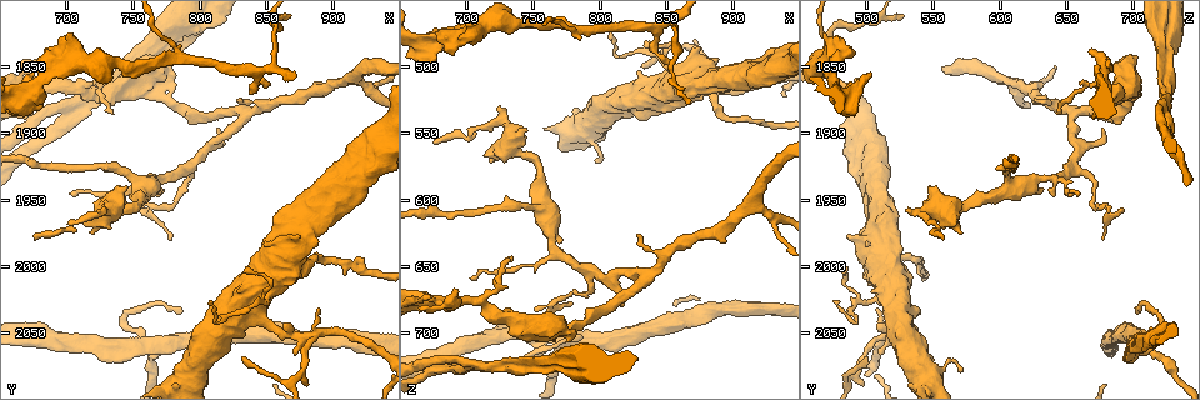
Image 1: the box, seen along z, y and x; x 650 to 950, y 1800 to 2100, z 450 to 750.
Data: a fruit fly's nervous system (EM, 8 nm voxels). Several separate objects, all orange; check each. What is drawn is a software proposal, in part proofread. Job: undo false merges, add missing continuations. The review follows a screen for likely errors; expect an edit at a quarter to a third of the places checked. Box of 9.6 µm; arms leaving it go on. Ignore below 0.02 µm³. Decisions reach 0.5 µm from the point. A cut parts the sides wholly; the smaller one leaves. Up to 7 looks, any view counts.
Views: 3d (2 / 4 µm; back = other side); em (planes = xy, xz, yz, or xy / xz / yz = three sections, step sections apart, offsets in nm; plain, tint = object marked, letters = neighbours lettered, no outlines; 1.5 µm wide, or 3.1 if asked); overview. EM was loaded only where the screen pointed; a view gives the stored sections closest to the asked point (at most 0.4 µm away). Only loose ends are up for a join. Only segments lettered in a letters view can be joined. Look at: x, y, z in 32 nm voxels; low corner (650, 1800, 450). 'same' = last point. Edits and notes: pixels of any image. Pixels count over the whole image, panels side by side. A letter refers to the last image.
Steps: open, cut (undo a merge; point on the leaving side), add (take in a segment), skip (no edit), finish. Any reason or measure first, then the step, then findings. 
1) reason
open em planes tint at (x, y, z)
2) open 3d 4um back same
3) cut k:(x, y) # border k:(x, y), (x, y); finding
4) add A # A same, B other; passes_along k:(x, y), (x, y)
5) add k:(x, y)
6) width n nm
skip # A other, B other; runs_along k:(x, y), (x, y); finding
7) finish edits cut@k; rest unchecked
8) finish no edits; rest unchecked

free end
open 3d 2um at (674, 1886, 490)

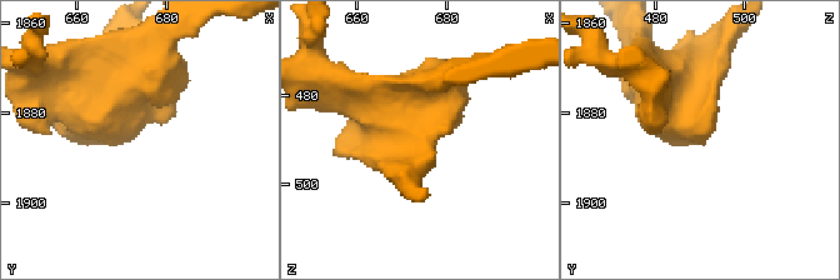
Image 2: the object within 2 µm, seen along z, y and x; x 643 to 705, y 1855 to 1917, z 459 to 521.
open em yz step 4 tint at (674, 1885, 489)

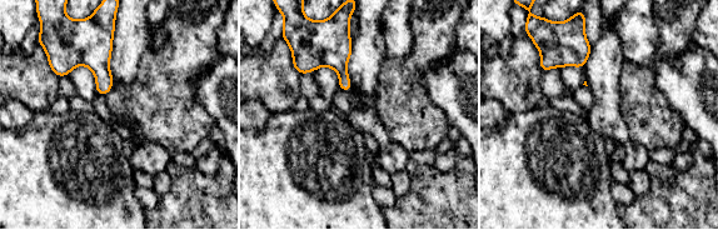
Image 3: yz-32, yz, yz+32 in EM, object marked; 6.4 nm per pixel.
open em planes letters same

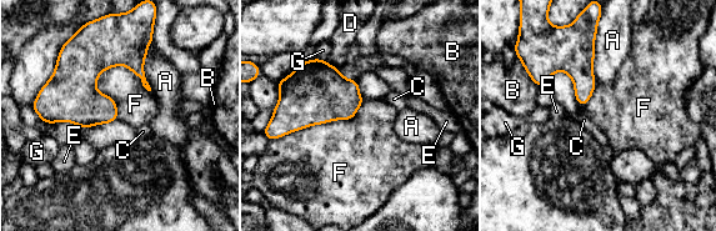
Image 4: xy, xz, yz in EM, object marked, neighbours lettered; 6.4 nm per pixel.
width 190 nm
skip # A other, B other, C other, D other, E other, F other, G other; border 4:(95, 80), (125, 65), (150, 91); none of them fits

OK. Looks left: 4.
calibre changes
open 3d 4um at (764, 1932, 630)

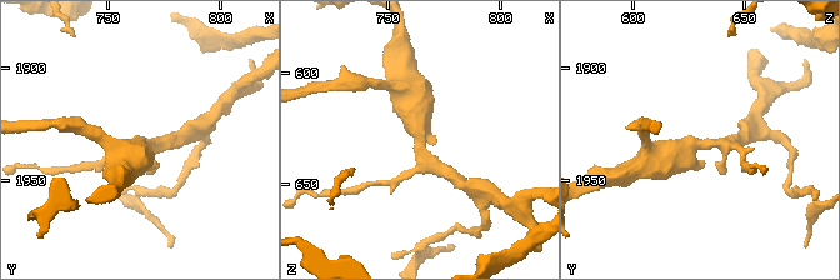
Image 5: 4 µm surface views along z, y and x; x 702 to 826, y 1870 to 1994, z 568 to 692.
open em planes tint at (763, 1934, 631)

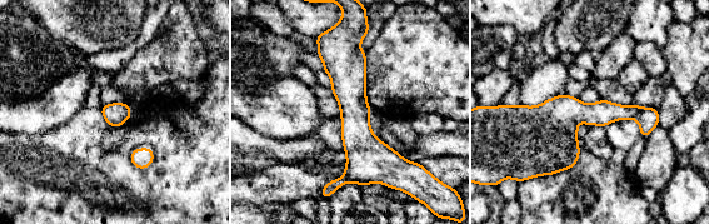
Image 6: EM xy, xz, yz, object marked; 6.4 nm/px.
see the neighbours
open em planes letters same

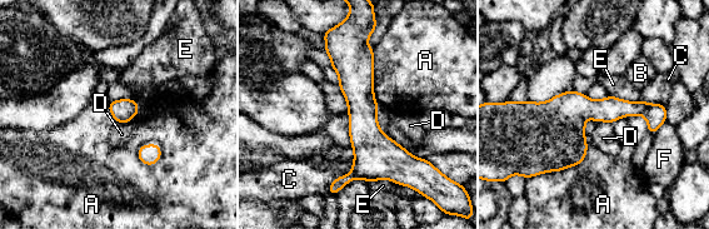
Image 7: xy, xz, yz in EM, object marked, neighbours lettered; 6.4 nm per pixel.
skip # A other, B other, C other, D other, E other, F other; border 7:(597, 122), (577, 165), (539, 174); continuous, no second neuron

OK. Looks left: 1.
two arms in line, one across
open em planes letters at (700, 1880, 724)

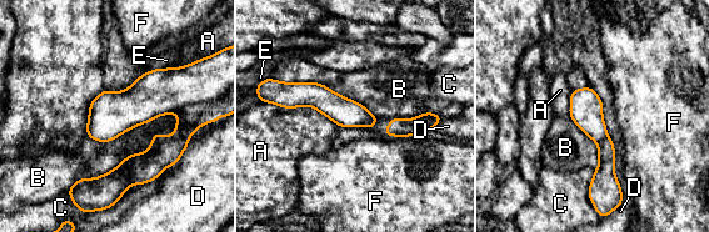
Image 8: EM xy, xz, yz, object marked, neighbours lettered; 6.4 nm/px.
longest_contact B 850 nm
cut 8:(161, 91) # A other, B other, C other, D other, E other, F other; a second neuron is stuck on

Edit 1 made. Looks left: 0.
finish edits cut@8; rest unchecked

